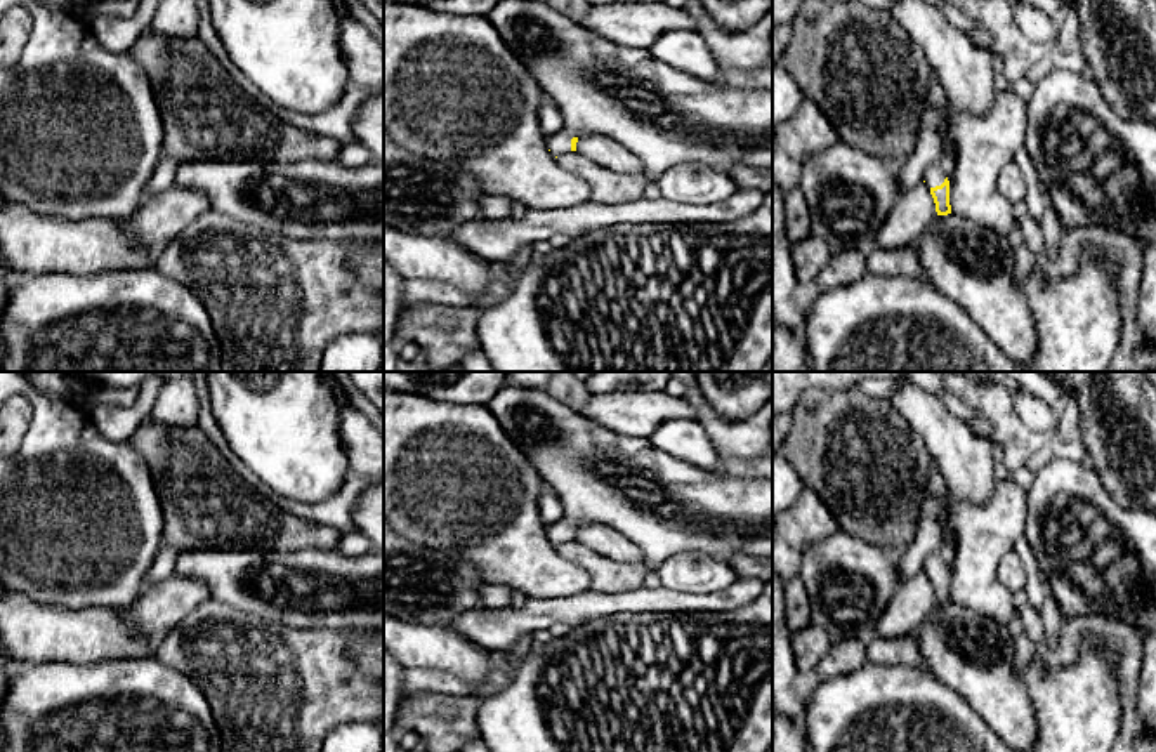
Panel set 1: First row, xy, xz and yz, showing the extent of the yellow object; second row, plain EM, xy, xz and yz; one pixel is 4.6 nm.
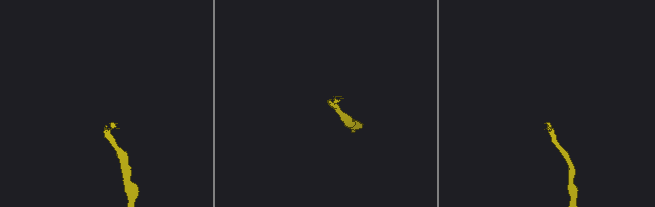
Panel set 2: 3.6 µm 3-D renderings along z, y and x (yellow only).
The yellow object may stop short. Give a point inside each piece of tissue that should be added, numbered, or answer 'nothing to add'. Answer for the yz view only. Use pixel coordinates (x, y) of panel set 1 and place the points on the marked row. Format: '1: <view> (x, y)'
1: yz (934, 176)

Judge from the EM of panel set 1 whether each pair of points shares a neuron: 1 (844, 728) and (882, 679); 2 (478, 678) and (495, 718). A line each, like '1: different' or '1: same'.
1: same
2: same

